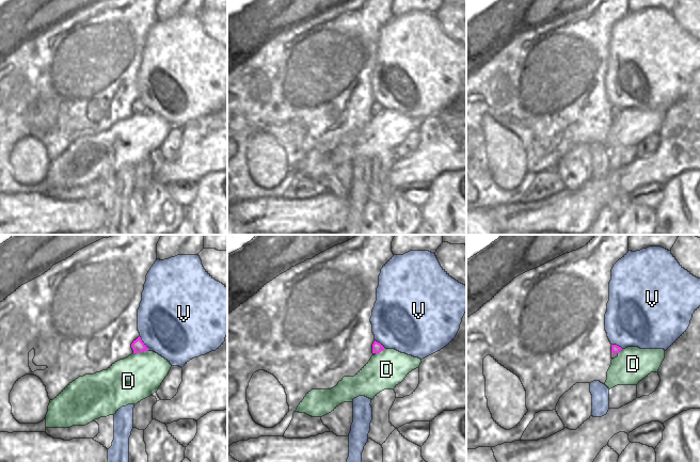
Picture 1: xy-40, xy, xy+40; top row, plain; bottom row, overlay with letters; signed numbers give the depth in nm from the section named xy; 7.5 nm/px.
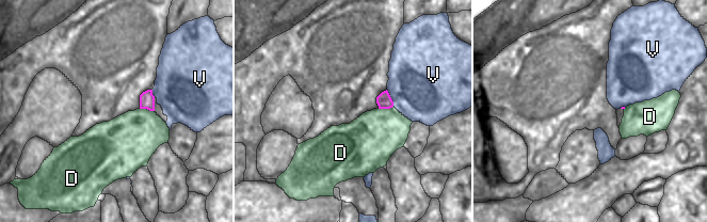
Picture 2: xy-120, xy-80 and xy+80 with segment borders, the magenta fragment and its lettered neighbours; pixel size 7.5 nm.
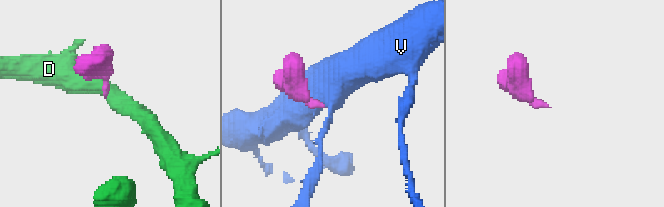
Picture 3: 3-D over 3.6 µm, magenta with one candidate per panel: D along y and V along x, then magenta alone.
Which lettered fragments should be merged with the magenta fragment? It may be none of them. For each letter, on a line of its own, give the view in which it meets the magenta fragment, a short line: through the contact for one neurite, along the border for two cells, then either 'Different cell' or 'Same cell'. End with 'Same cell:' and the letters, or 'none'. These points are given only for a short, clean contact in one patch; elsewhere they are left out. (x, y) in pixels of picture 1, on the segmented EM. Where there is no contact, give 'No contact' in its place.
D: Touches magenta in xy-40. Line: xy-40 (147, 350), (133, 353). Different cell
V: Touches magenta in xy-40. Line: xy-40 (139, 336), (148, 350). Different cell
Same cell: none.

